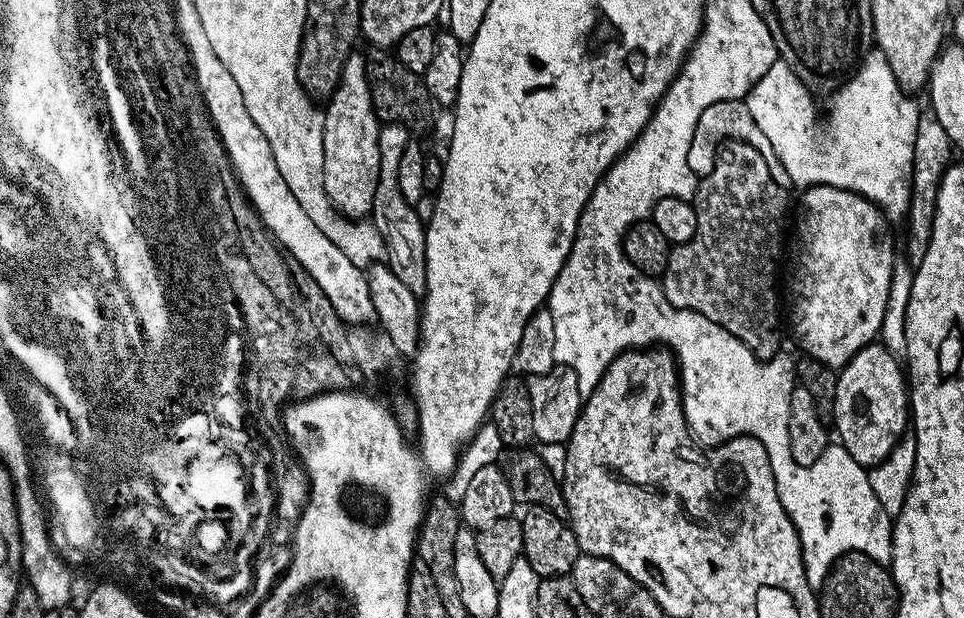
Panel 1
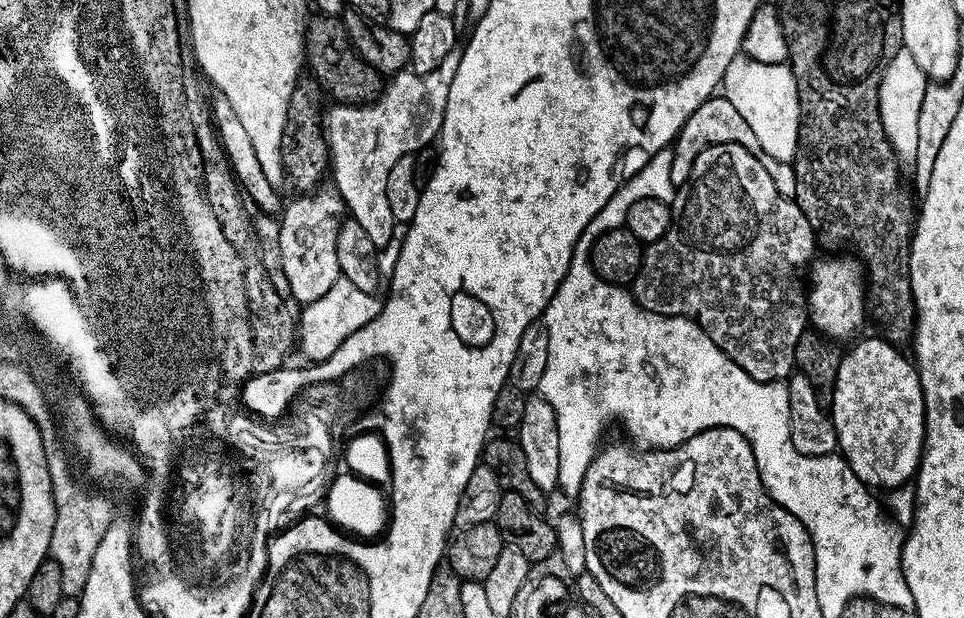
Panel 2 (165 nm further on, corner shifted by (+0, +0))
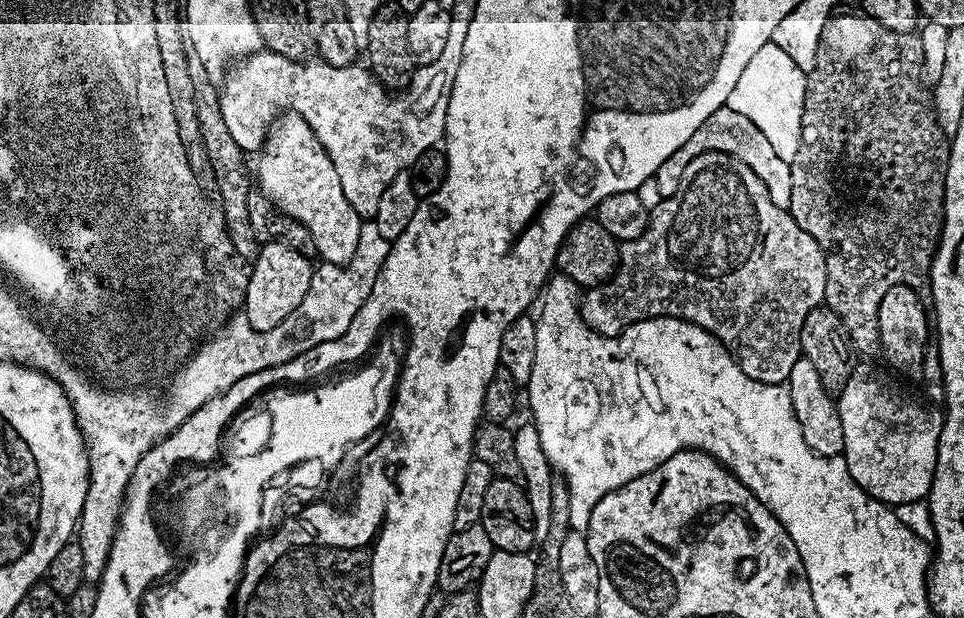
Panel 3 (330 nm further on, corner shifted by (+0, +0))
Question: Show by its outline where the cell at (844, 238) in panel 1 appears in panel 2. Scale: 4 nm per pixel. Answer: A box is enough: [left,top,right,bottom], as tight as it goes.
[807,255,866,342]

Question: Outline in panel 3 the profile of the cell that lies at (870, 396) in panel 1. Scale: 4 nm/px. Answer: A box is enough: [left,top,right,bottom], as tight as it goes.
[838,370,944,506]

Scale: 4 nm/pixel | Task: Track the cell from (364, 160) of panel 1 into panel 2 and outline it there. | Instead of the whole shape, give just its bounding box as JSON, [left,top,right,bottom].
[279,187,346,306]

